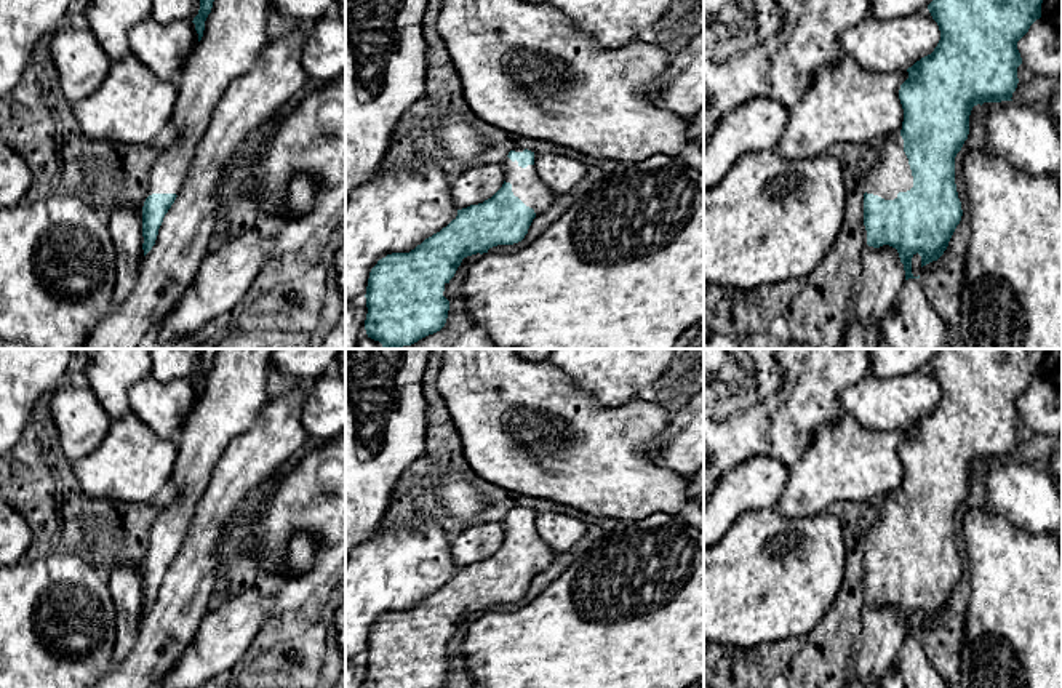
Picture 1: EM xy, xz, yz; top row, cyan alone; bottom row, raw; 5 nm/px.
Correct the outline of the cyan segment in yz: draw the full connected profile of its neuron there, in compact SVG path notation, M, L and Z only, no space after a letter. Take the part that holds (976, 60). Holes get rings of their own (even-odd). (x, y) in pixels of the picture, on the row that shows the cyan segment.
M932 0L928 10L940 30L934 51L907 69L908 78L900 85L899 99L904 109L902 130L884 138L883 152L867 176L864 194L864 226L867 245L889 245L897 250L905 280L920 278L912 274L912 258L921 256L921 267L937 261L961 221L963 210L955 184L955 157L969 134L969 115L984 102L1012 101L1017 88L1017 67L1022 64L1017 42L1041 18L1043 0Z

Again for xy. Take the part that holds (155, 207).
M200 0L194 18L198 45L179 75L171 123L181 134L162 150L149 174L142 206L144 256L181 192L194 152L229 85L246 74L267 43L270 0Z

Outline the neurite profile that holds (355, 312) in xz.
M365 296L345 304L345 349L357 349L360 328L365 325L366 314L368 307Z

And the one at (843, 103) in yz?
M848 58L817 69L811 85L789 107L785 131L774 150L787 158L808 158L824 154L836 142L870 144L876 138L900 134L904 109L899 90L907 78L907 70L868 72Z

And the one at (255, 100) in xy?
M301 24L266 43L251 69L229 85L195 147L181 192L163 218L155 245L144 256L133 291L94 328L82 349L136 349L152 326L176 306L198 272L200 262L214 246L218 192L230 176L230 160L242 142L253 131L275 122L285 104L304 86L302 48L309 32L310 26Z

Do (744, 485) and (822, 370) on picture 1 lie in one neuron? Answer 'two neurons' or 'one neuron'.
one neuron

